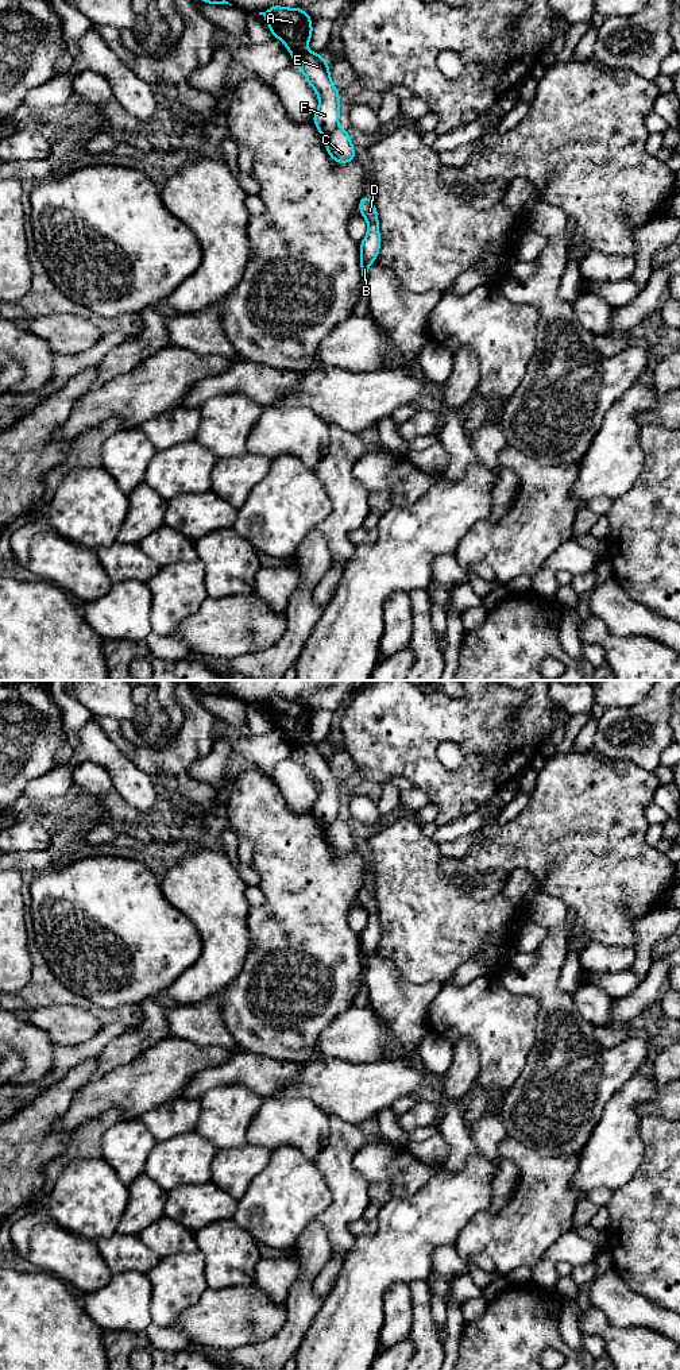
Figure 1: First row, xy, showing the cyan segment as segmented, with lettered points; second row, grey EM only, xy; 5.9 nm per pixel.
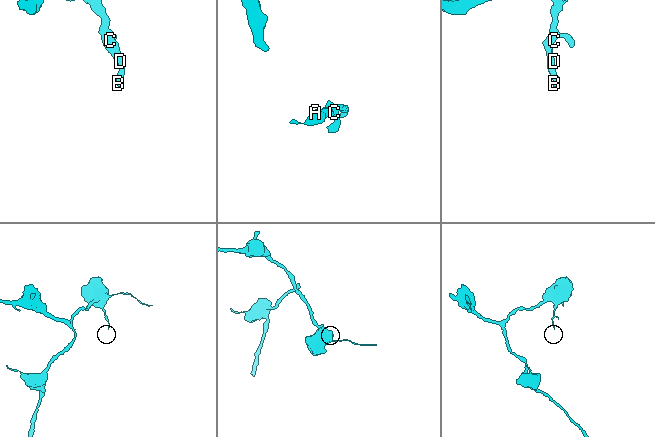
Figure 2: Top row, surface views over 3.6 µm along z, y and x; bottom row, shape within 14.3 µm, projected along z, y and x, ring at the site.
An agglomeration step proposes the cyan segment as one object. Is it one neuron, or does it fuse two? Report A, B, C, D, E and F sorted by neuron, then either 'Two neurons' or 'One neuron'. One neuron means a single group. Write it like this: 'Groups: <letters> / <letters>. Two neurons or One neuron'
Groups: A E F / B C D. Two neurons

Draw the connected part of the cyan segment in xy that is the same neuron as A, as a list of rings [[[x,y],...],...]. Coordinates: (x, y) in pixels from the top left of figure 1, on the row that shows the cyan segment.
[[[273,5],[259,15],[264,16],[273,36],[283,42],[294,58],[294,65],[300,67],[317,93],[320,105],[313,115],[313,123],[327,139],[337,128],[341,103],[340,92],[329,76],[329,63],[321,54],[308,50],[313,34],[312,18],[304,9],[281,5]]]

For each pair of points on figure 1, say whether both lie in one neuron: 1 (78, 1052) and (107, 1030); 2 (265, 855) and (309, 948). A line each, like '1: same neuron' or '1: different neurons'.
1: same neuron
2: same neuron

